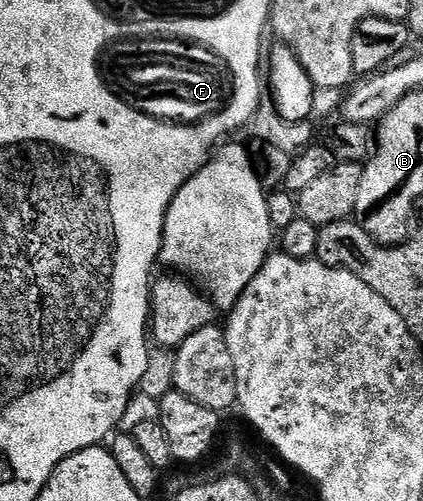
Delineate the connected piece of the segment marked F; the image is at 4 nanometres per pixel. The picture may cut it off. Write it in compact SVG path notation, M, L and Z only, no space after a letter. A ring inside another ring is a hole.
M117 32L117 42L101 44L97 53L98 56L93 56L93 76L97 76L97 84L101 84L121 108L129 108L129 112L137 112L137 116L145 116L145 120L153 120L153 124L165 124L165 128L201 128L201 124L225 116L225 112L233 108L233 100L237 100L237 72L233 72L233 64L229 64L213 44L205 44L205 40L197 40L197 36L181 36L181 32ZM129 42L135 42L141 52L153 51L157 60L163 59L165 52L169 56L185 56L186 64L137 64L137 52Z

